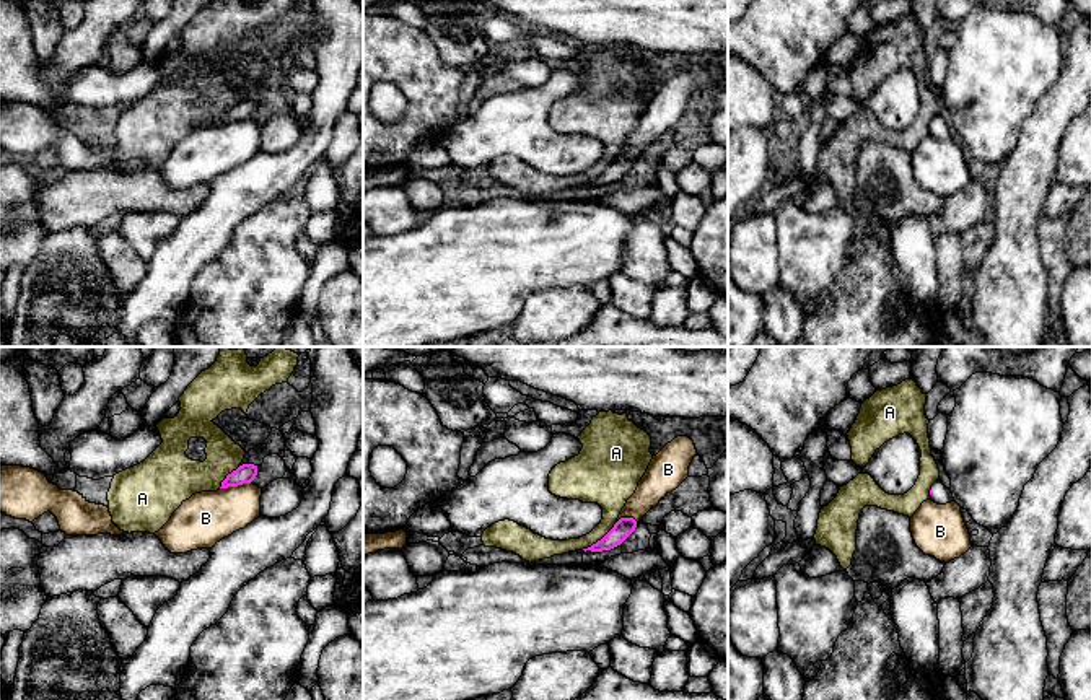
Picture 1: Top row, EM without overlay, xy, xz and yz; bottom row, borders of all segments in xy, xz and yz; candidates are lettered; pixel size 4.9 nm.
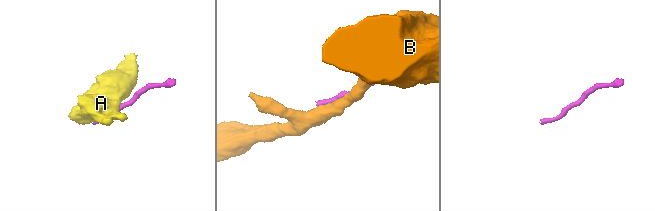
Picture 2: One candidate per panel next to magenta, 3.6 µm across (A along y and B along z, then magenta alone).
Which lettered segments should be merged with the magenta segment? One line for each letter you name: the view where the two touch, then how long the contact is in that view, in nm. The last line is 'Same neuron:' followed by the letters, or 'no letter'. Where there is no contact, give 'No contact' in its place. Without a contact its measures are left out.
Same neuron: no letter

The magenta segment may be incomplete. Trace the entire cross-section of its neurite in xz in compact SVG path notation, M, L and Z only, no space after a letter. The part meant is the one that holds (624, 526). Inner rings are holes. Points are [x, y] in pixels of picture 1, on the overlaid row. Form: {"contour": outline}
{"contour": "M620 518L601 540L583 550L585 552L611 550L620 545L635 531L635 527L637 527L637 521L633 518Z"}

